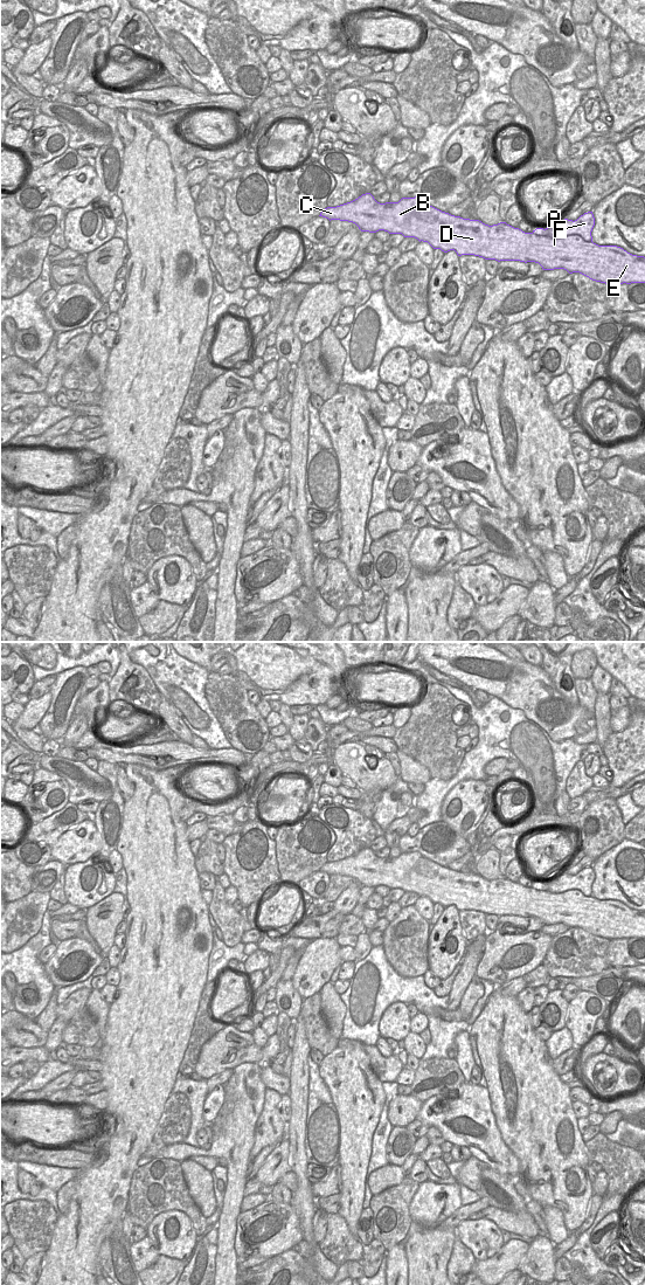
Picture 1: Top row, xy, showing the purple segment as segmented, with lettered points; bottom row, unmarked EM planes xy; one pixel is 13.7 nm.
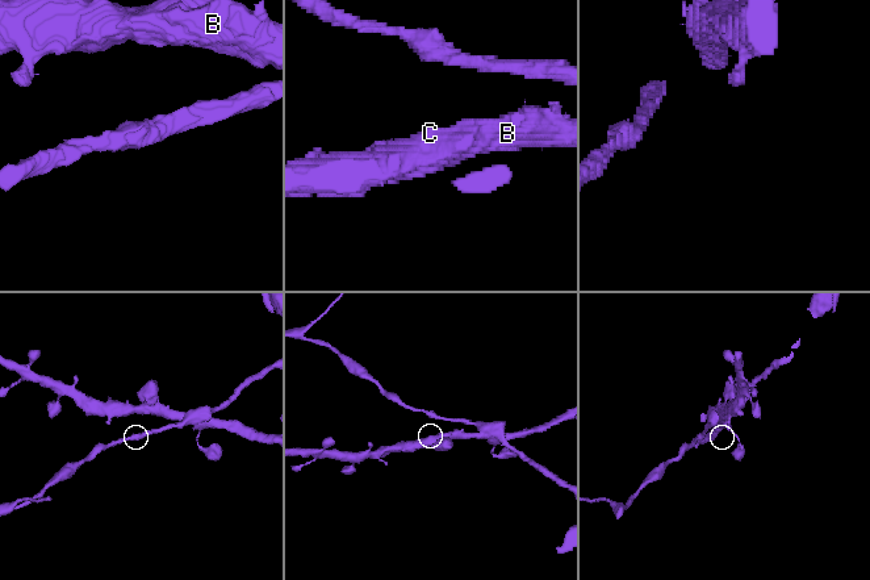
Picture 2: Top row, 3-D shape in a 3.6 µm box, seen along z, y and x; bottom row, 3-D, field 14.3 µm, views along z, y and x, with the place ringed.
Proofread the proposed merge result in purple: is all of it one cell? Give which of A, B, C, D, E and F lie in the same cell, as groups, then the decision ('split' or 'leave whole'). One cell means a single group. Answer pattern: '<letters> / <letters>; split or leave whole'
A B C D E / F; split

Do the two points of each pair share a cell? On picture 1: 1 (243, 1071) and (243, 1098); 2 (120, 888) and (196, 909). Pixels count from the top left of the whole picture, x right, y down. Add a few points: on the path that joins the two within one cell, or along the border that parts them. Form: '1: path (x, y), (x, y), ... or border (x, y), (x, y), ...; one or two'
1: path (243, 1078), (243, 1091); one
2: border (122, 868), (125, 874), (126, 895); two

